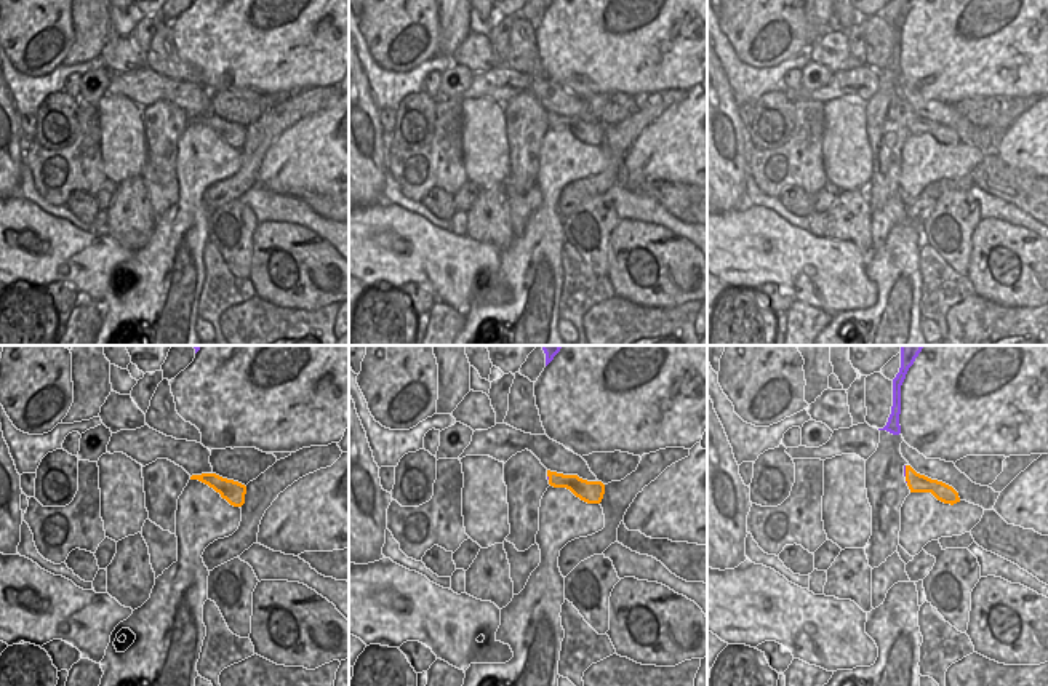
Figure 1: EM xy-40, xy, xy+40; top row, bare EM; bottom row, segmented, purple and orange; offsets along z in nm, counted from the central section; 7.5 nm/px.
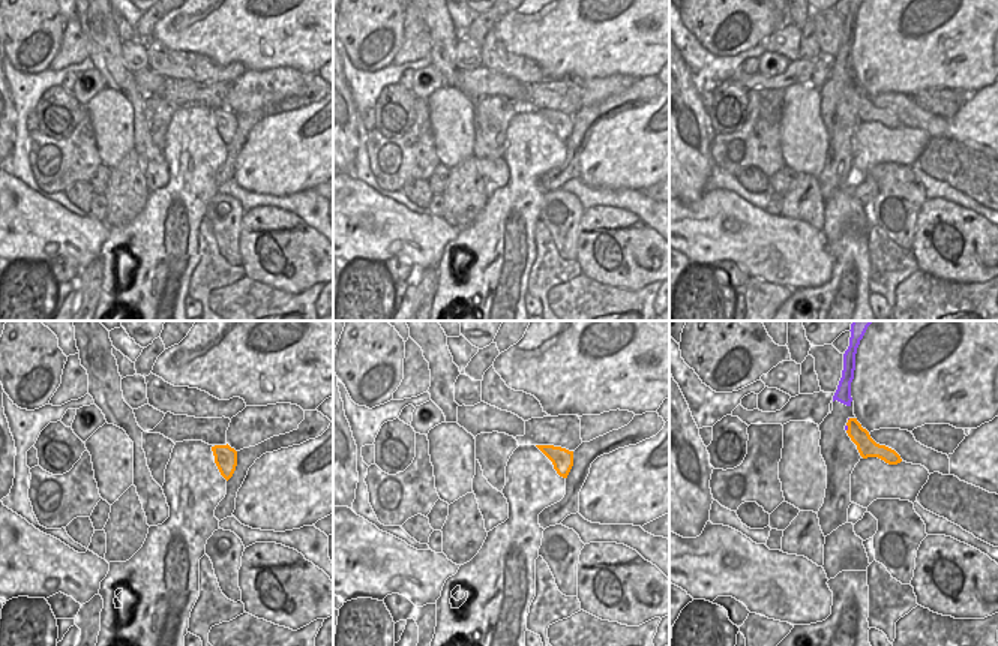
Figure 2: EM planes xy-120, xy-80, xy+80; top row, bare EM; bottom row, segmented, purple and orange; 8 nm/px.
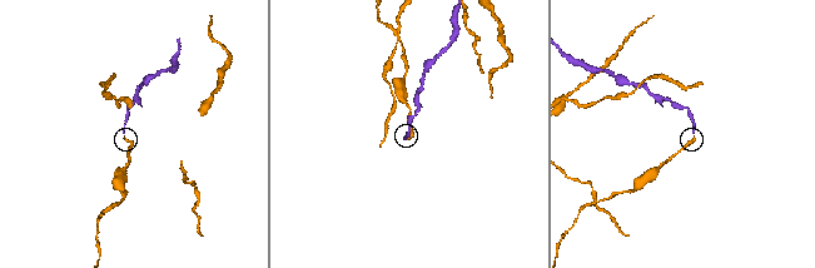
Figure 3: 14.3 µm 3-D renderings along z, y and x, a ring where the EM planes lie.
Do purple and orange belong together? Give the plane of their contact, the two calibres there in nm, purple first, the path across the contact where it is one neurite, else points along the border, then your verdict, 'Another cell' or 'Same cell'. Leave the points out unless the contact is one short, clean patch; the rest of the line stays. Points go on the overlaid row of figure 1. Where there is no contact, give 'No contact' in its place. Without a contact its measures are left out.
Touches purple in xy+40. Thickness 20 nm (purple) against 140 nm. Boundary: xy+40 (904, 466), (906, 475). Another cell

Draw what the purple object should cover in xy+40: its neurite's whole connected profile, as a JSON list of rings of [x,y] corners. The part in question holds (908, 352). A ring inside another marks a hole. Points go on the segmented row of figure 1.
[[[901,345],[901,368],[893,379],[893,406],[888,422],[880,430],[877,451],[866,461],[866,489],[872,507],[872,536],[866,555],[869,566],[878,568],[899,545],[901,507],[910,489],[906,481],[909,462],[901,454],[899,414],[901,385],[909,368],[922,352],[923,345]]]

